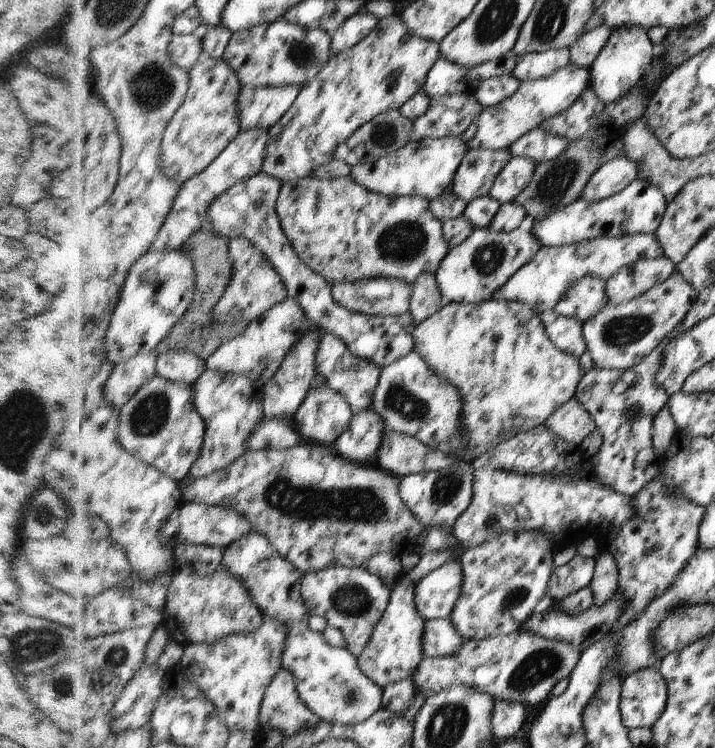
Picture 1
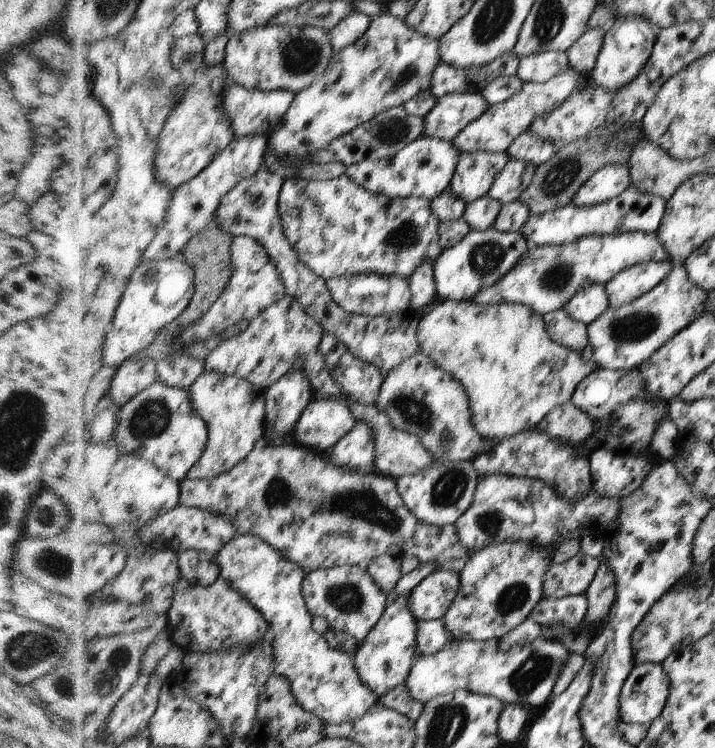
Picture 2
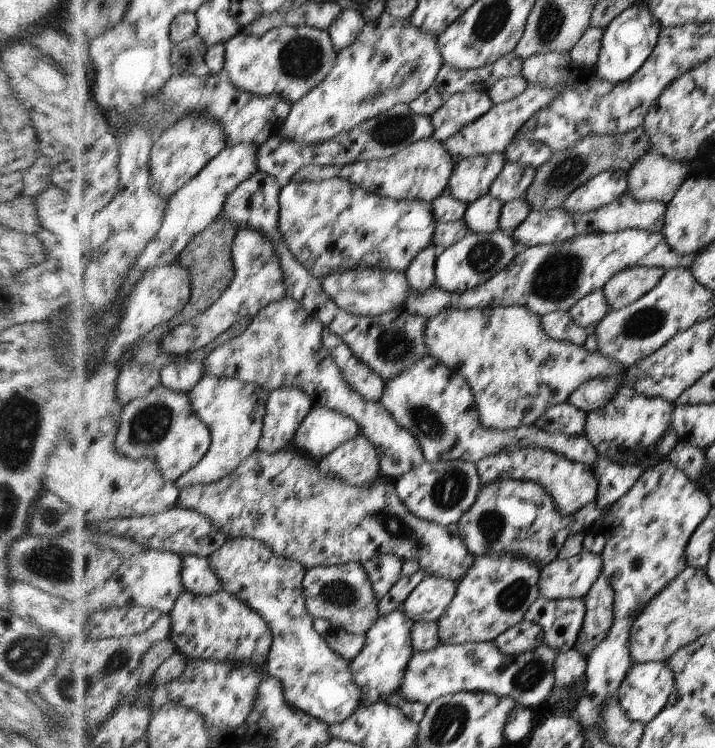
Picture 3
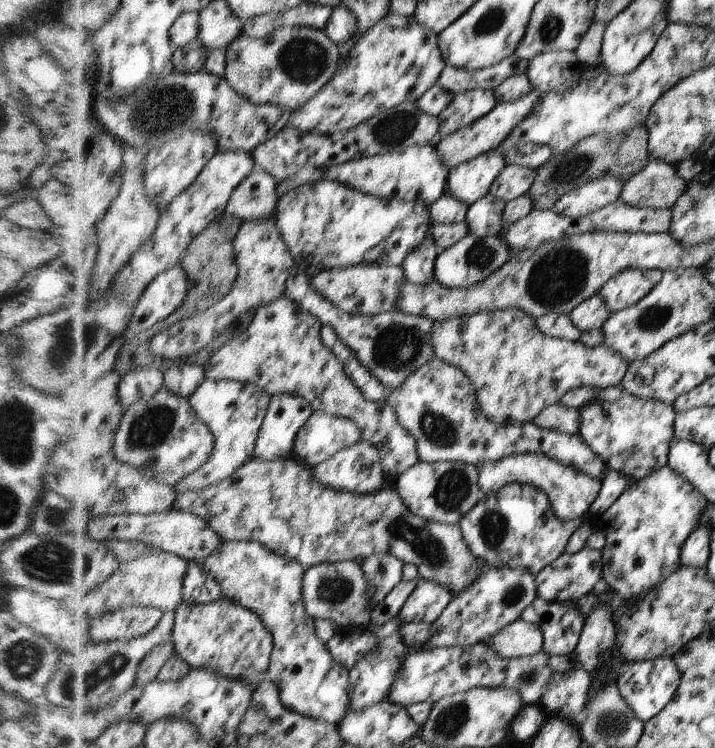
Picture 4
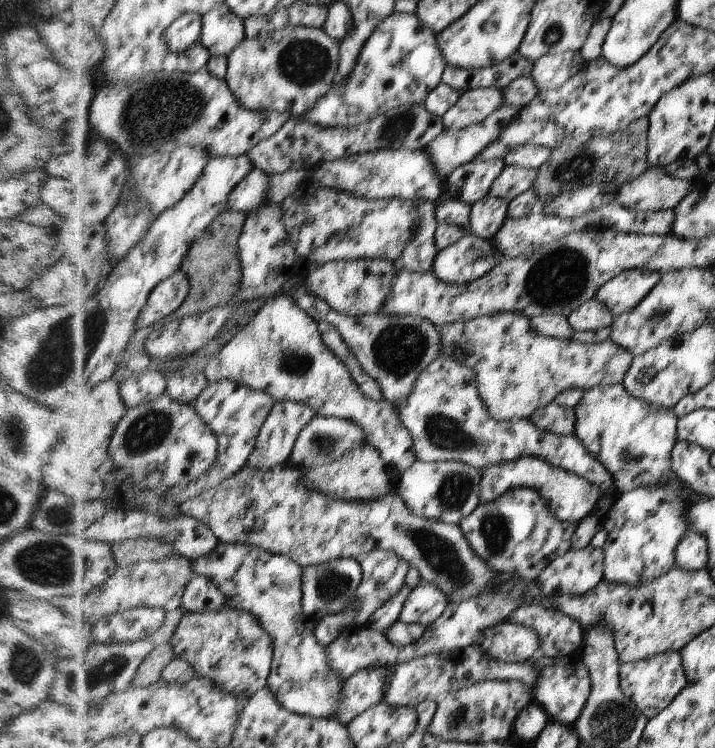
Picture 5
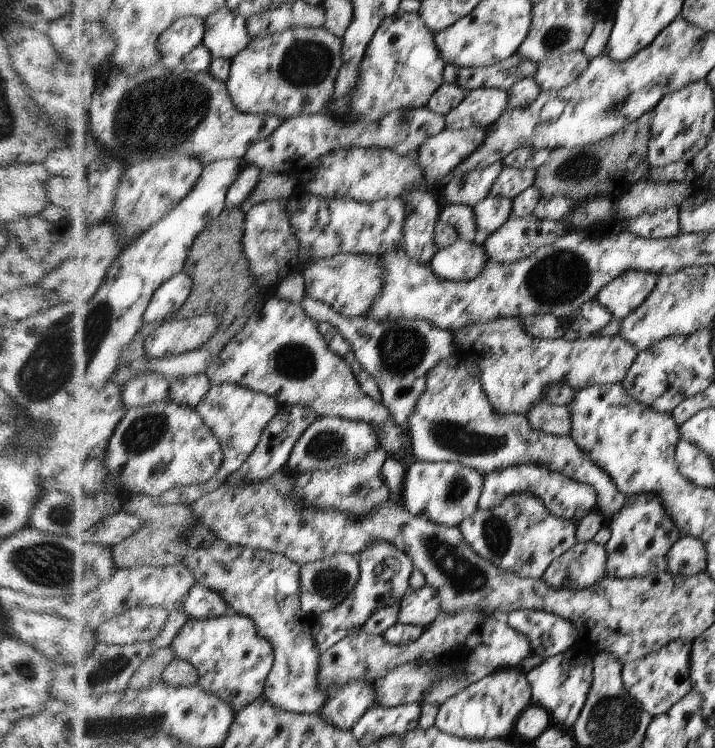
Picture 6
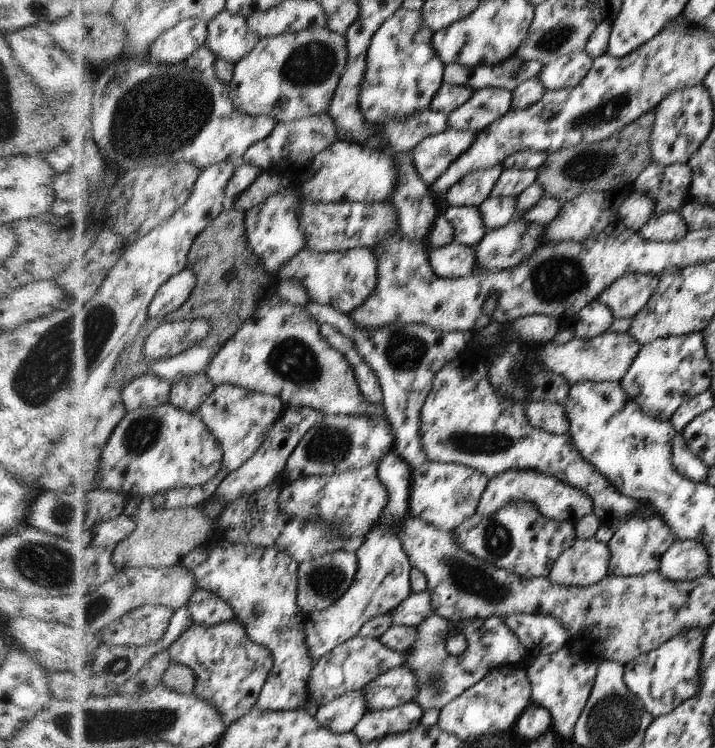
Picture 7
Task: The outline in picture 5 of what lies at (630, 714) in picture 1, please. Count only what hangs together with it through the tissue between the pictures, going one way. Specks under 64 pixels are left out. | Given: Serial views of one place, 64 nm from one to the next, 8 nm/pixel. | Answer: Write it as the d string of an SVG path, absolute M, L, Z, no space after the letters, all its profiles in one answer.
M682 649L666 650L644 661L621 663L620 665L620 688L631 700L628 706L636 708L636 712L642 712L648 719L668 709L688 684Z

